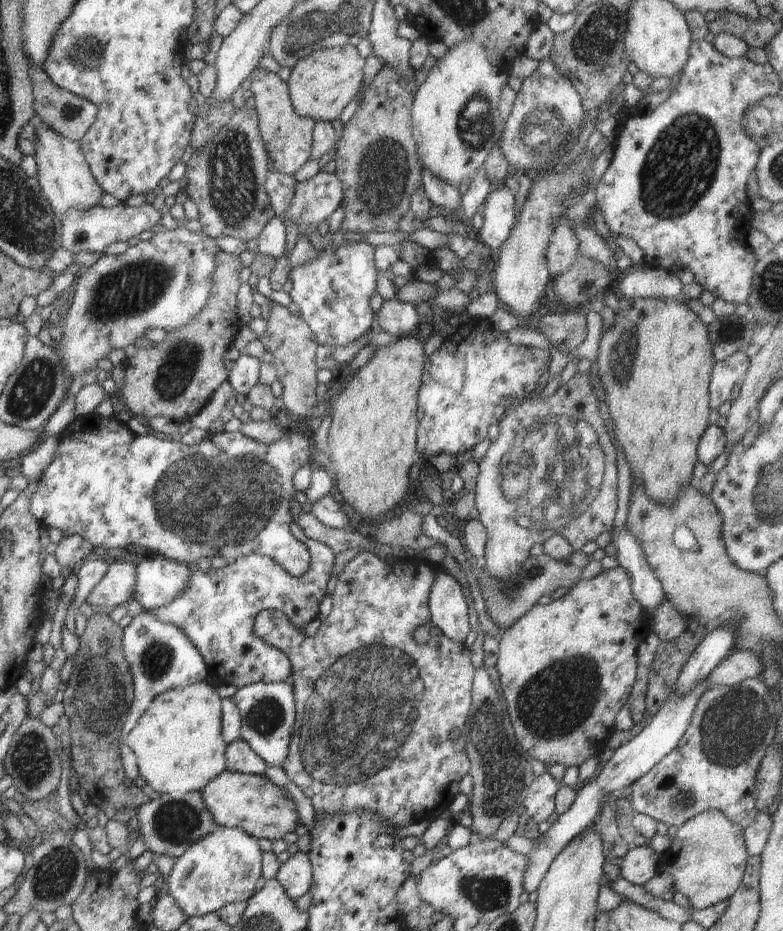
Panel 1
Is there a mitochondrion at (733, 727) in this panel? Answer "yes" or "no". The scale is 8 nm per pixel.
yes

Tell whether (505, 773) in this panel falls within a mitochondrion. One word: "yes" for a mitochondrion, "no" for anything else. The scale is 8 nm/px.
yes

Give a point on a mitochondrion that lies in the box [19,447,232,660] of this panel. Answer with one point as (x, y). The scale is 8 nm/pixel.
(198, 606)

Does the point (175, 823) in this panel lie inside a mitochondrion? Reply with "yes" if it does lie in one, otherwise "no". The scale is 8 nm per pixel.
yes

